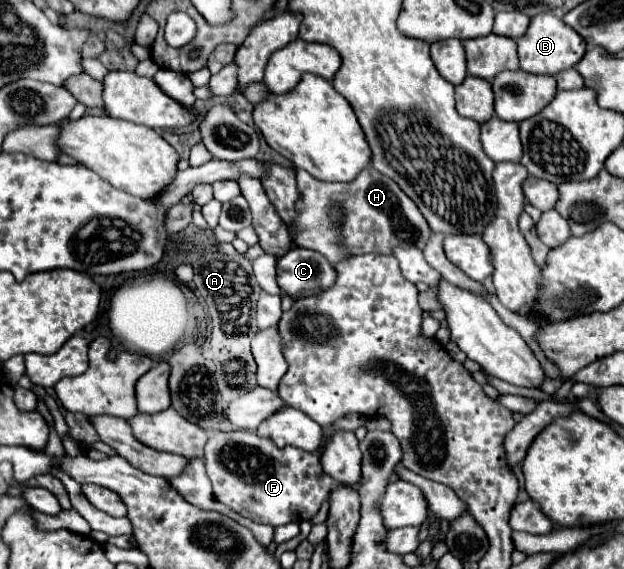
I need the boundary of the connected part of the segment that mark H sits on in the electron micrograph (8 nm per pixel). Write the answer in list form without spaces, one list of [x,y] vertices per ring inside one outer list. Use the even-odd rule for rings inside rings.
[[[374,167],[362,171],[350,183],[324,183],[312,177],[308,171],[296,171],[300,201],[296,203],[298,217],[294,225],[294,243],[306,249],[314,249],[322,253],[332,265],[342,261],[348,255],[364,255],[364,253],[380,253],[392,255],[394,247],[418,247],[424,249],[428,235],[432,235],[424,215],[418,207],[408,199],[408,195],[386,175],[380,175]],[[340,189],[348,191],[340,197]],[[332,201],[340,201],[344,207],[344,225],[342,229],[332,229],[328,219],[328,207]]]

